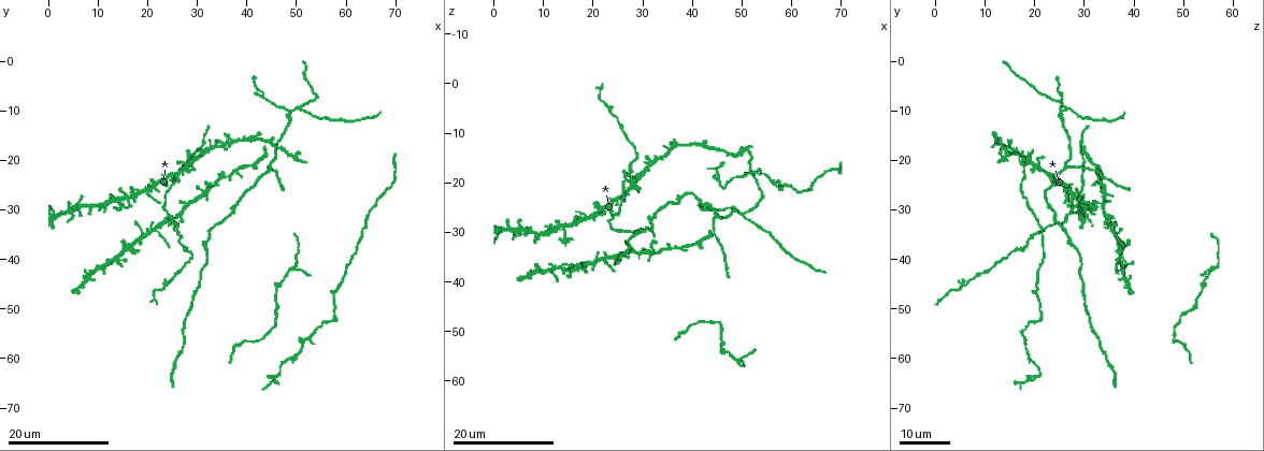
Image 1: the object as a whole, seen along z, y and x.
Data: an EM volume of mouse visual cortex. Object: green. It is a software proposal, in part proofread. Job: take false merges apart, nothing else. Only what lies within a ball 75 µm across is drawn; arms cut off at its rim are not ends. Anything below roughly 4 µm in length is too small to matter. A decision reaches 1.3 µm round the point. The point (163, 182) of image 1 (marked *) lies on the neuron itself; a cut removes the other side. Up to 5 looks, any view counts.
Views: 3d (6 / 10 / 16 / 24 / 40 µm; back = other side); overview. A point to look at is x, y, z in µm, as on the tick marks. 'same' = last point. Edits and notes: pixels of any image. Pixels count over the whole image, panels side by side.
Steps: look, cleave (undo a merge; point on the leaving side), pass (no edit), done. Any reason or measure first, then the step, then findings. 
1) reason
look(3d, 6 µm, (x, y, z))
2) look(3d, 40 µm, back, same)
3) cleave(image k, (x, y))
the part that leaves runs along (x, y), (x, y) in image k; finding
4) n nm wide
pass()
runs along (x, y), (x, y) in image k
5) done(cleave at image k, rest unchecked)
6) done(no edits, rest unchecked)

thin neck
look(3d, 24 µm, (48.5, 60.0, 19.5))

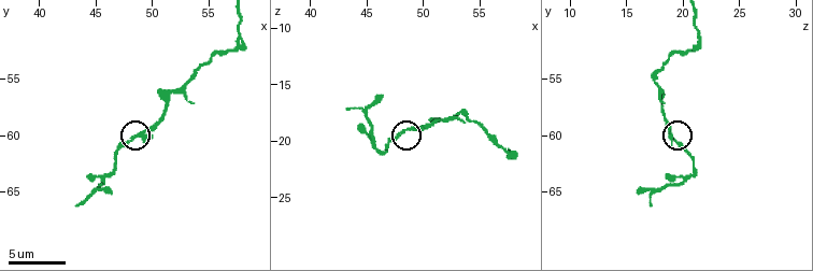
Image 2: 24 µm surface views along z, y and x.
look(3d, 6 µm, (48.2, 60.2, 19.0))

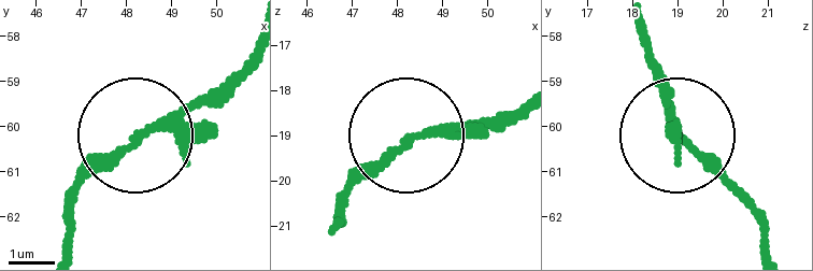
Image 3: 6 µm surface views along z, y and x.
pass()
runs along (524, 105), (409, 137), (343, 198) in image 3; all the same neuron

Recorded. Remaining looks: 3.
thick turns thin
look(3d, 24 µm, (42.5, 6.0, 24.5))

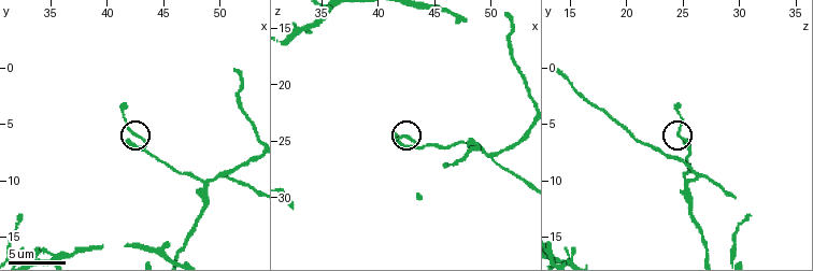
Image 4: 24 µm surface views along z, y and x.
look(3d, 6 µm, (42.6, 6.0, 24.6))

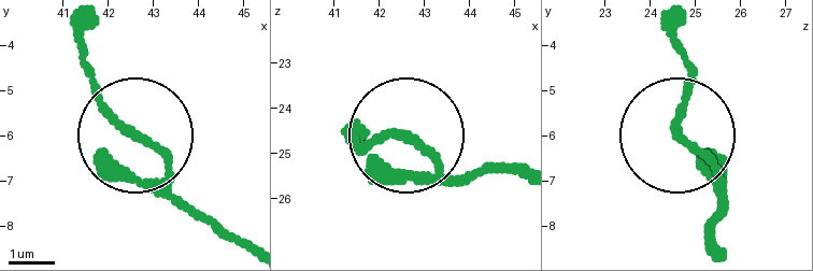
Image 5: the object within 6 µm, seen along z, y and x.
170 nm wide
pass()
all the same neuron

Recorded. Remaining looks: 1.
done(no edits, rest unchecked)

